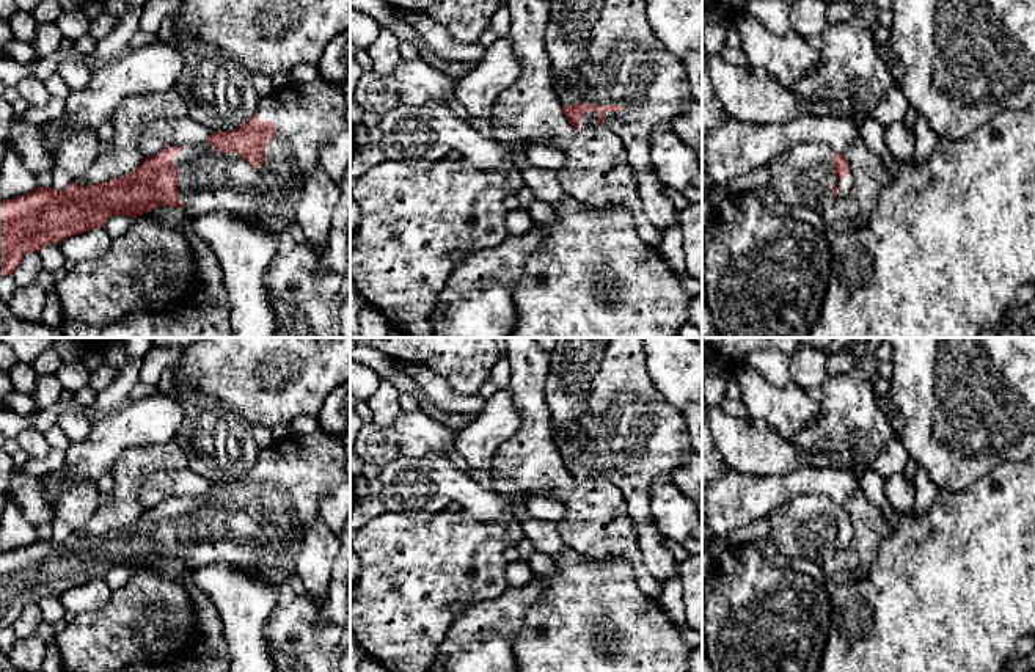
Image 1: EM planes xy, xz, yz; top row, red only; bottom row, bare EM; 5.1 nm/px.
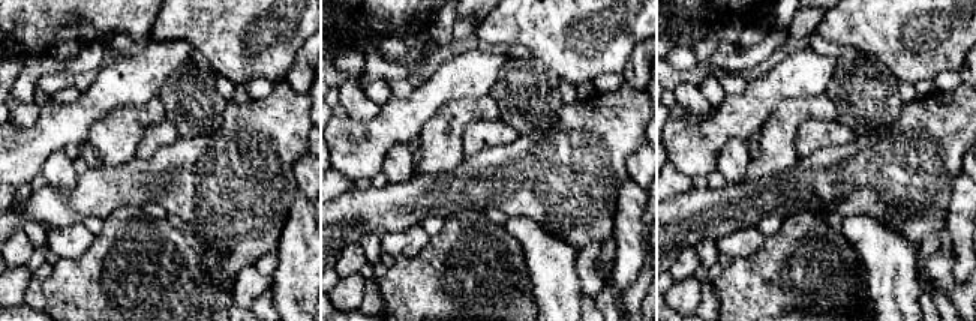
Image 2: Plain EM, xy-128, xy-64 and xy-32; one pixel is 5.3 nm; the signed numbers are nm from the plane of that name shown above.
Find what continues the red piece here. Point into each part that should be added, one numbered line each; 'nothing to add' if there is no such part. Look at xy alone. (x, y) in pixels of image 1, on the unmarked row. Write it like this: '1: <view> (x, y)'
1: xy (308, 467)

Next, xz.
1: xz (627, 416)

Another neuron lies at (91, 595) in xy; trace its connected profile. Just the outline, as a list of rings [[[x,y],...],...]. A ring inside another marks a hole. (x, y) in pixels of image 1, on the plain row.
[[[104,579],[90,581],[64,590],[60,595],[63,608],[74,615],[96,611],[105,606],[112,597],[112,589]]]

